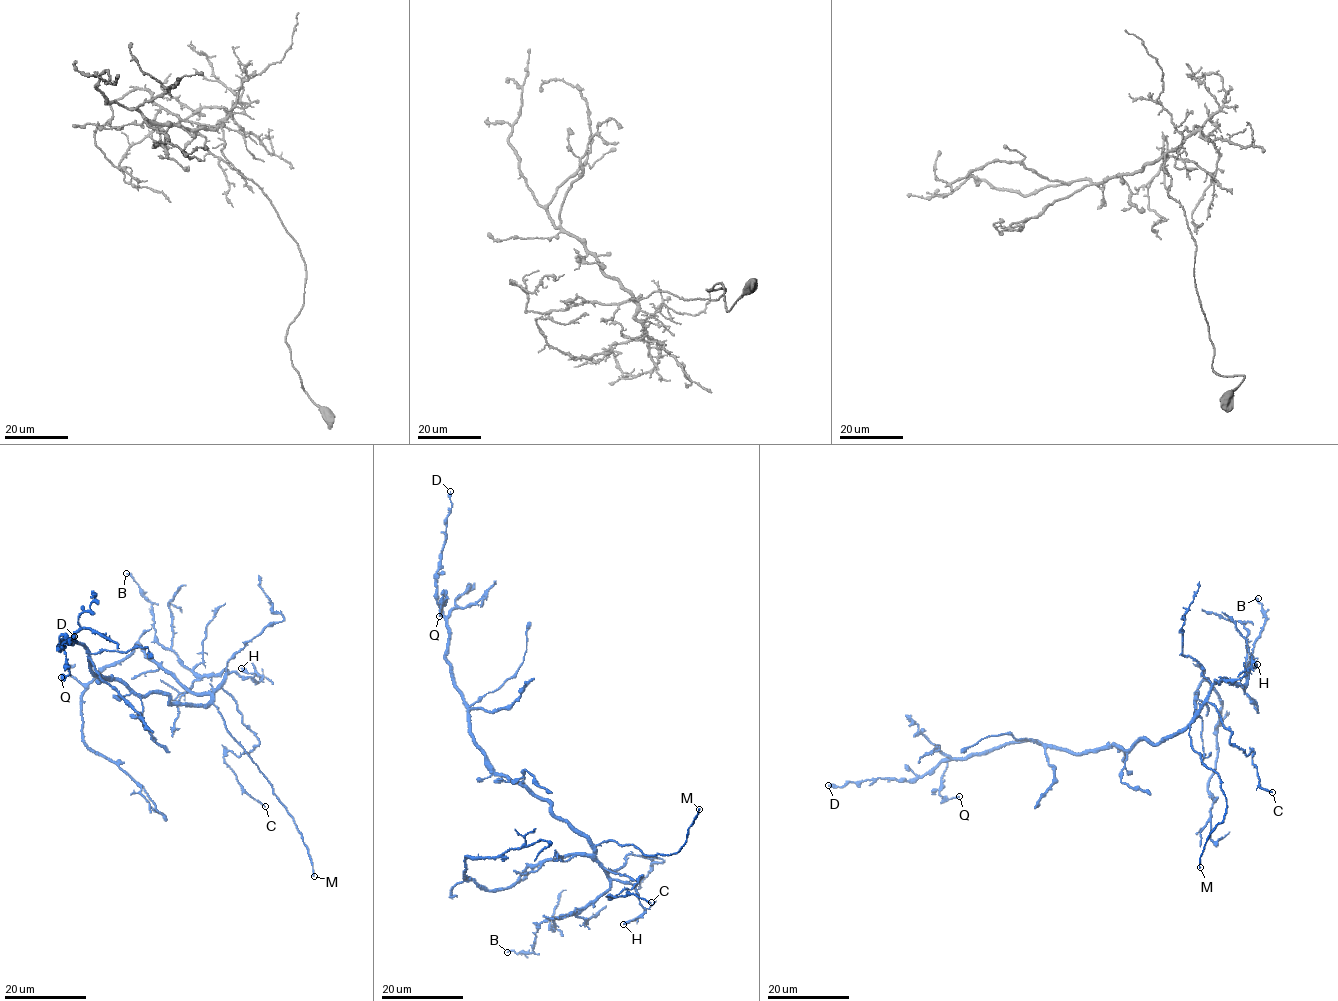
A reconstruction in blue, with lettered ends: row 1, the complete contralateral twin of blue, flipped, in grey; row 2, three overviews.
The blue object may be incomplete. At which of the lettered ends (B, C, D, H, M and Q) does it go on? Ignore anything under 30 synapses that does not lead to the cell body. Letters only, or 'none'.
M

